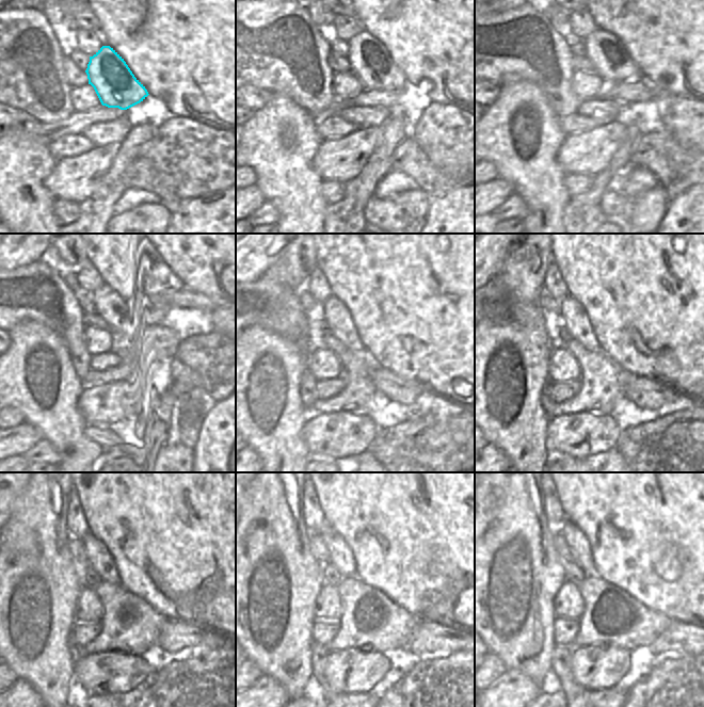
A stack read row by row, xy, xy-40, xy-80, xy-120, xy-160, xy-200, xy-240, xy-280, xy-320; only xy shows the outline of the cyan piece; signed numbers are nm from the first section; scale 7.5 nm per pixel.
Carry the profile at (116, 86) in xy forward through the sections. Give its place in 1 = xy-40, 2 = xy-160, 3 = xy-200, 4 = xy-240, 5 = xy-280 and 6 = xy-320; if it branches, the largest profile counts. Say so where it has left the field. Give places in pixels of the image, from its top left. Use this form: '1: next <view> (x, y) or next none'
1: next xy-40 (355, 86)
2: next xy-160 (336, 316)
3: next xy-200 (574, 316)
4: next xy-240 (97, 556)
5: next xy-280 (340, 556)
6: next xy-320 (575, 539)

